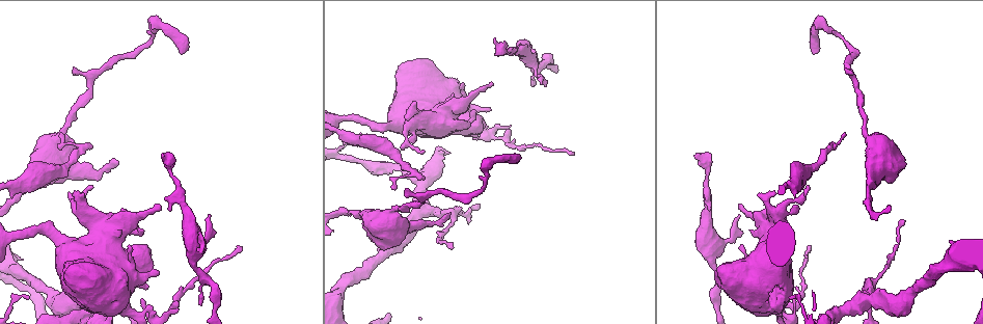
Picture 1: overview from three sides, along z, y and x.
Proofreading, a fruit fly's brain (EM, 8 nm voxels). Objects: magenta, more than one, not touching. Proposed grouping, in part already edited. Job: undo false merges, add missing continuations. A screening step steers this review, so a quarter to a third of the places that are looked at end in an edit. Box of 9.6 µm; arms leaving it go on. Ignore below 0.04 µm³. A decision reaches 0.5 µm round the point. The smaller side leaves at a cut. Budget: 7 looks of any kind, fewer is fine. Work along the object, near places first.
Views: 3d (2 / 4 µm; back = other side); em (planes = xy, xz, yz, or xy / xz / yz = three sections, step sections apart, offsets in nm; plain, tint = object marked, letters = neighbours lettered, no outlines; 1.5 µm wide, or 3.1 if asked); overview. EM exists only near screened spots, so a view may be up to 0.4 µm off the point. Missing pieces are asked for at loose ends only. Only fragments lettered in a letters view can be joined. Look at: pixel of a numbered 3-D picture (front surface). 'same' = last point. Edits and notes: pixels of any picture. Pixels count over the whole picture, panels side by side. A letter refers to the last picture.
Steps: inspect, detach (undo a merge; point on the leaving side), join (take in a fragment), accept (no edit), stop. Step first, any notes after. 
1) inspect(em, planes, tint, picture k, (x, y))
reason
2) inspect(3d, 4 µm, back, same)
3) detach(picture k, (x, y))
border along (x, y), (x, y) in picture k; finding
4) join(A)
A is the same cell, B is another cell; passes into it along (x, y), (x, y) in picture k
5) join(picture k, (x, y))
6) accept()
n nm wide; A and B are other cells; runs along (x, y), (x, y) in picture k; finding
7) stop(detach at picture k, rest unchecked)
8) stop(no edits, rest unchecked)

inspect(3d, 2 µm, picture 1, (448, 248))
tapers out

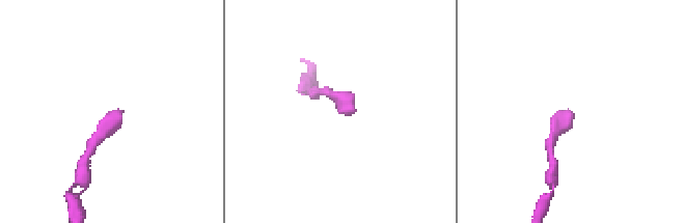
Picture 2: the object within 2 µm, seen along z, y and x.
inspect(em, planes, letters, picture 2, (341, 110))
shape alone is not enough

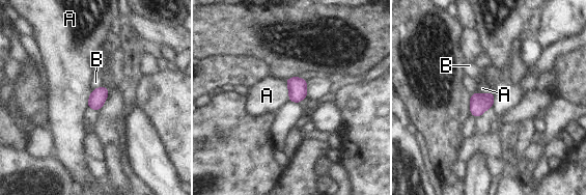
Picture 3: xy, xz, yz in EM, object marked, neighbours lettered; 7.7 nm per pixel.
accept()
A and B are other cells; border along (283, 79), (287, 86), (288, 101) in picture 3; none of them fits

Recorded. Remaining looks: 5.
inspect(em, yz, step 4, tint, picture 1, (867, 289))

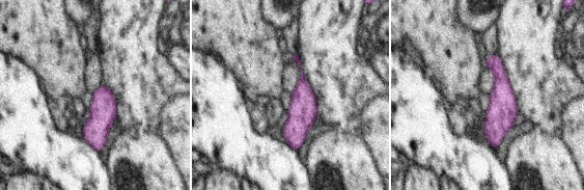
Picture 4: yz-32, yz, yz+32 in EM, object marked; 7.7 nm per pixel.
inspect(em, planes, letters, same)

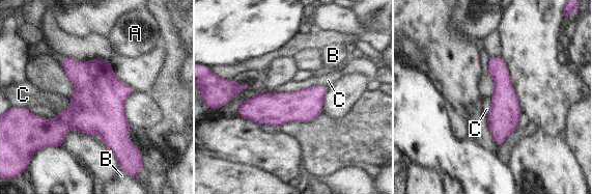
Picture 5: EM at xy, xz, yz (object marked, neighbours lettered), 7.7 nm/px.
accept()
240 nm wide; C touches over 500 nm; A, B and C are other cells; continuous, no second cell

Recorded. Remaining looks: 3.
inspect(3d, 2 µm, picture 1, (807, 187))
tapers out

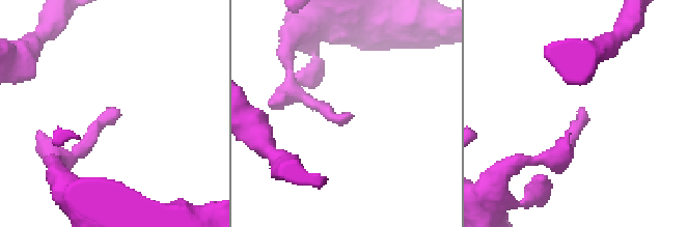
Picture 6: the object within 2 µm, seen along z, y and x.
inspect(em, planes, letters, picture 6, (118, 115))

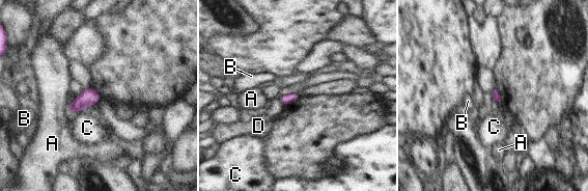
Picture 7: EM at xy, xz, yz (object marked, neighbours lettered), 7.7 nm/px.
accept()
C touches over 160 nm; A, B, C and D are other cells; none of them fits

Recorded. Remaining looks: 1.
stop(no edits, rest unchecked)

